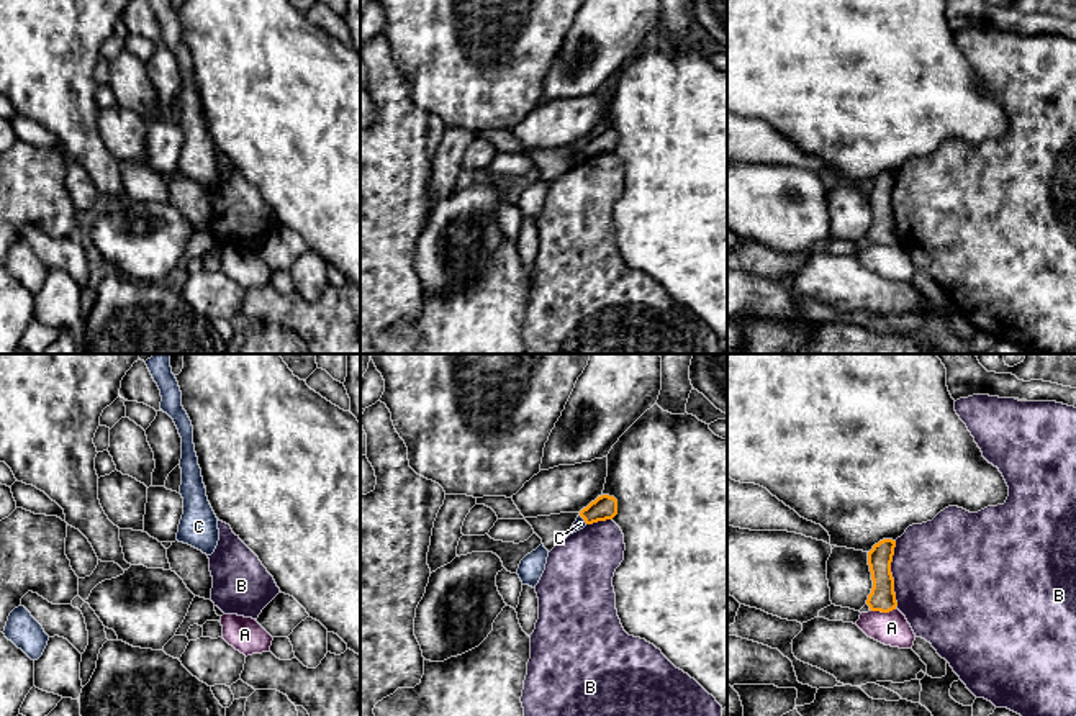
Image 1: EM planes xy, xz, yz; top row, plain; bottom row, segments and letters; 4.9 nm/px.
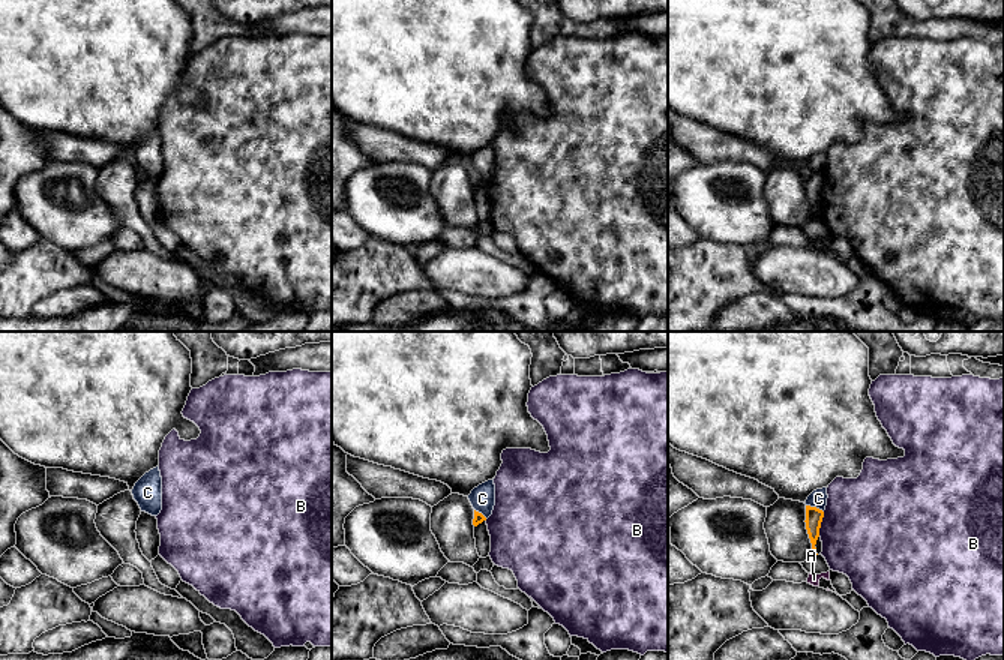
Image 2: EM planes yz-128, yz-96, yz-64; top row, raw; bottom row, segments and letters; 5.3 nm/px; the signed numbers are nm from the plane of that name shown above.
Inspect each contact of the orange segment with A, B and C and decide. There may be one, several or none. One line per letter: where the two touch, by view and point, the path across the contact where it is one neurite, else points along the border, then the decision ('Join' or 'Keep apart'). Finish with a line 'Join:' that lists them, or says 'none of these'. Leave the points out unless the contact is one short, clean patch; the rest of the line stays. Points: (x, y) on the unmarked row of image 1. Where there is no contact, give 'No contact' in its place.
A: Touches orange at yz (883, 244). Boundary: yz (896, 241), (872, 244). Keep apart
B: Touches orange at yz (891, 207). Boundary: yz (896, 174), (891, 195), (895, 240). Keep apart
C: Touches orange at xz (583, 151). Boundary: xz (578, 148), (587, 156). Keep apart
Join: none of these

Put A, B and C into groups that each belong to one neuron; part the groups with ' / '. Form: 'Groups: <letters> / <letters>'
Groups: A / B / C

